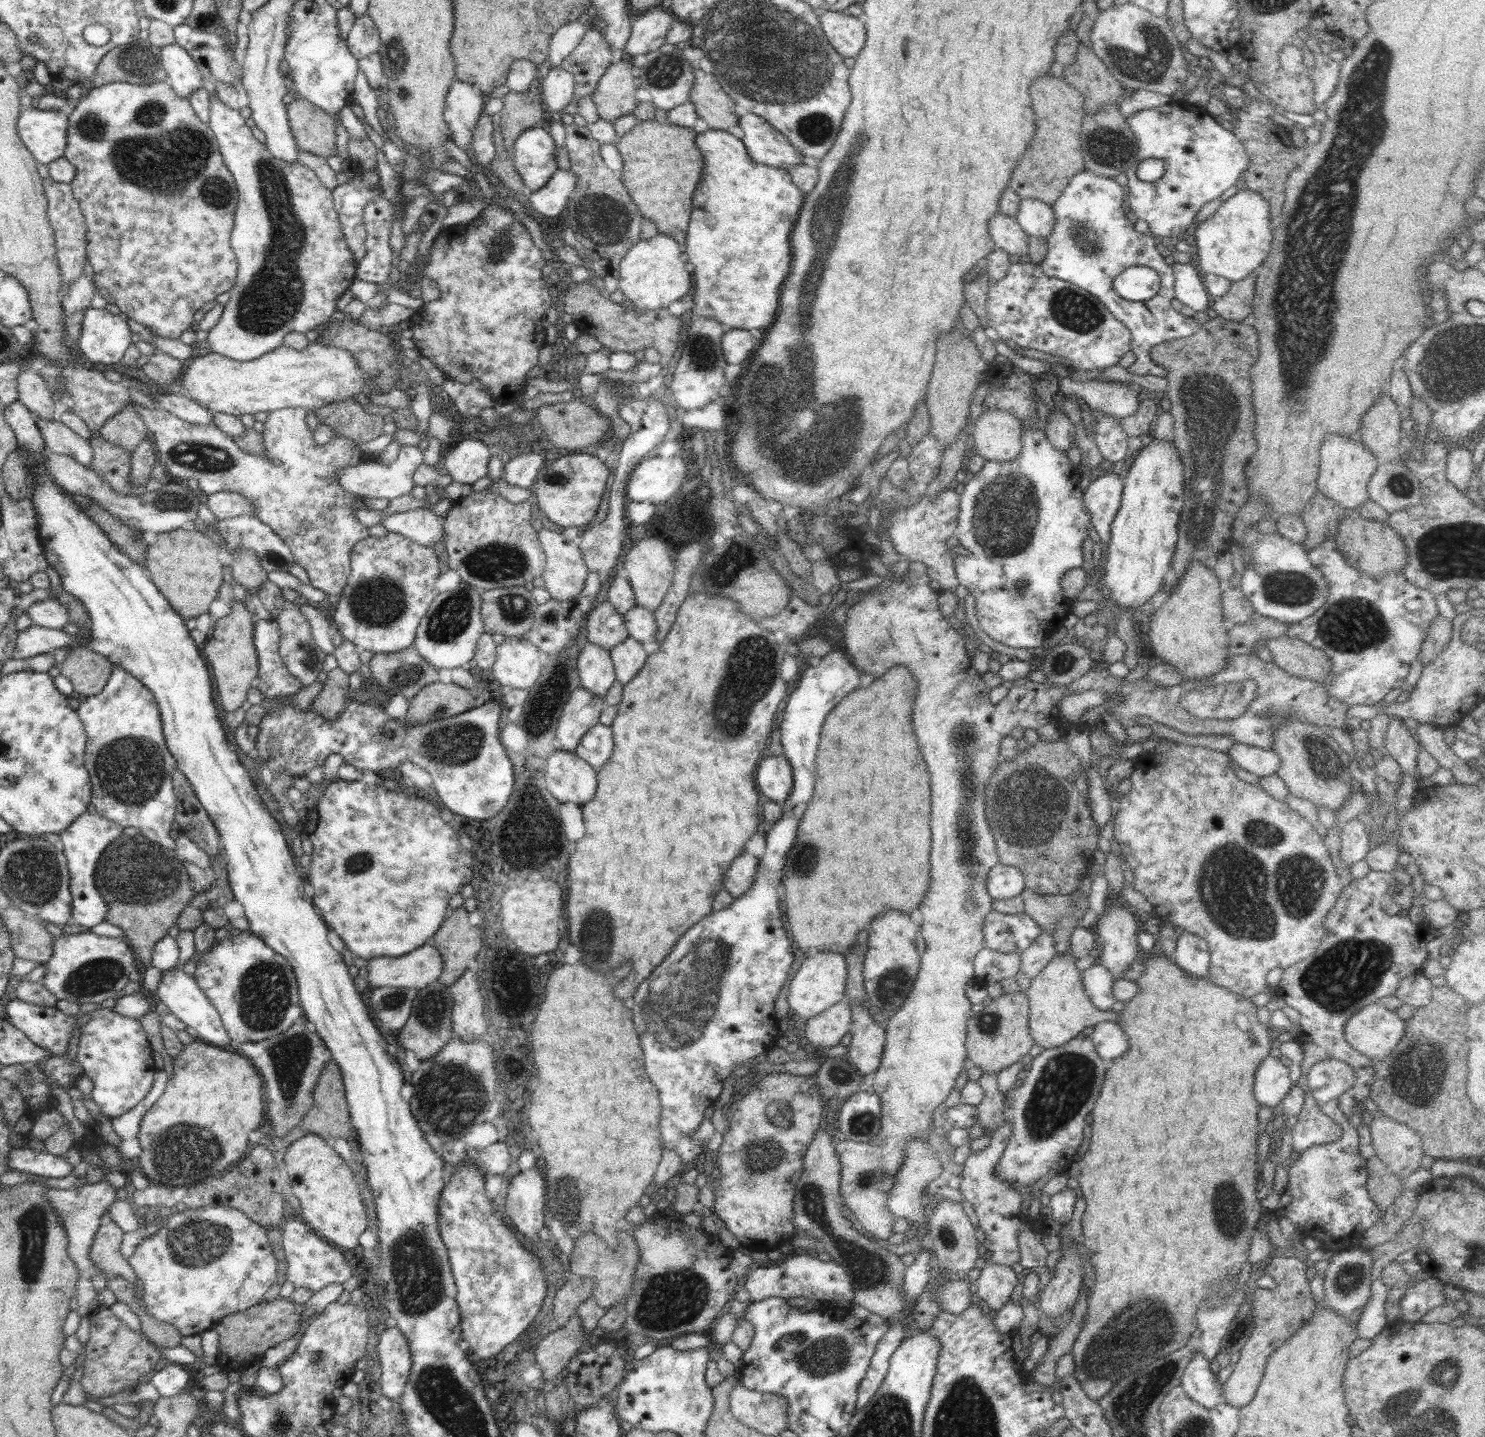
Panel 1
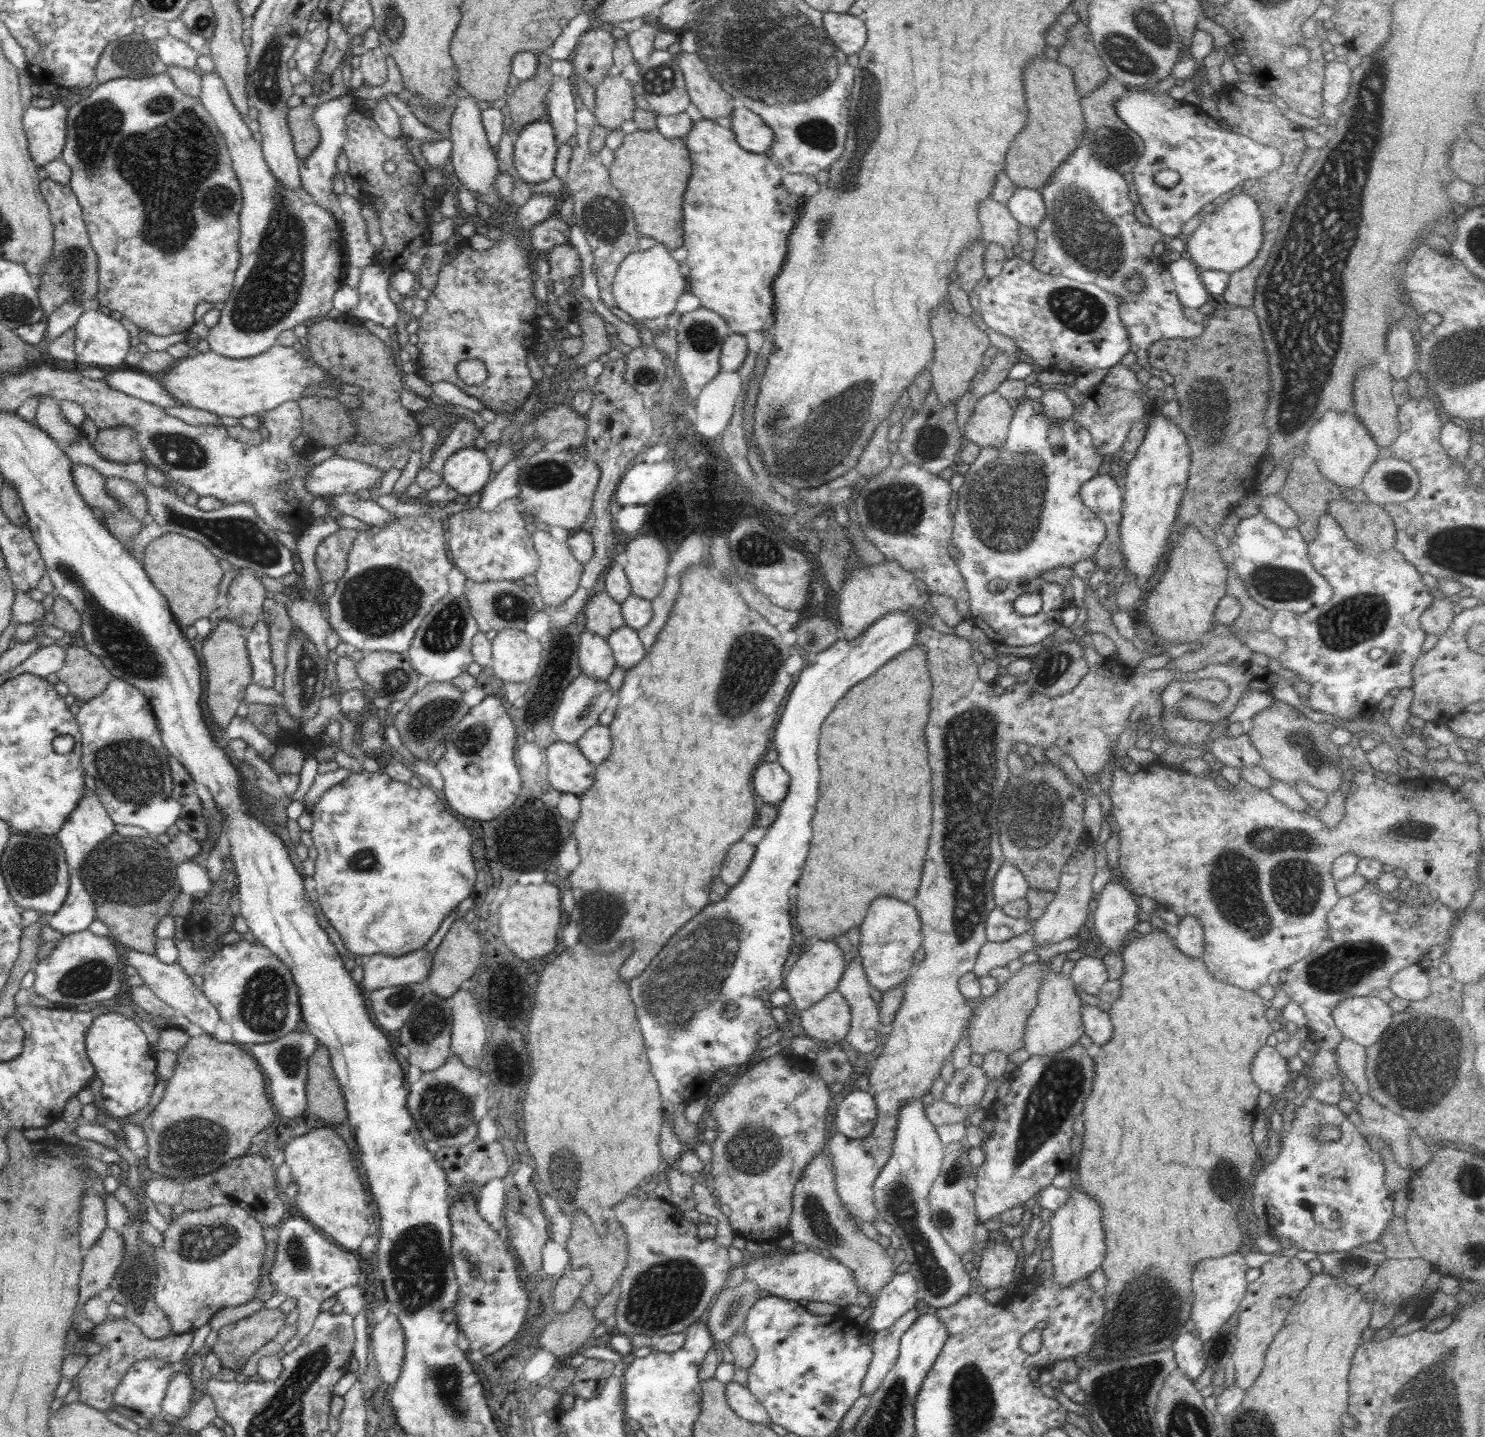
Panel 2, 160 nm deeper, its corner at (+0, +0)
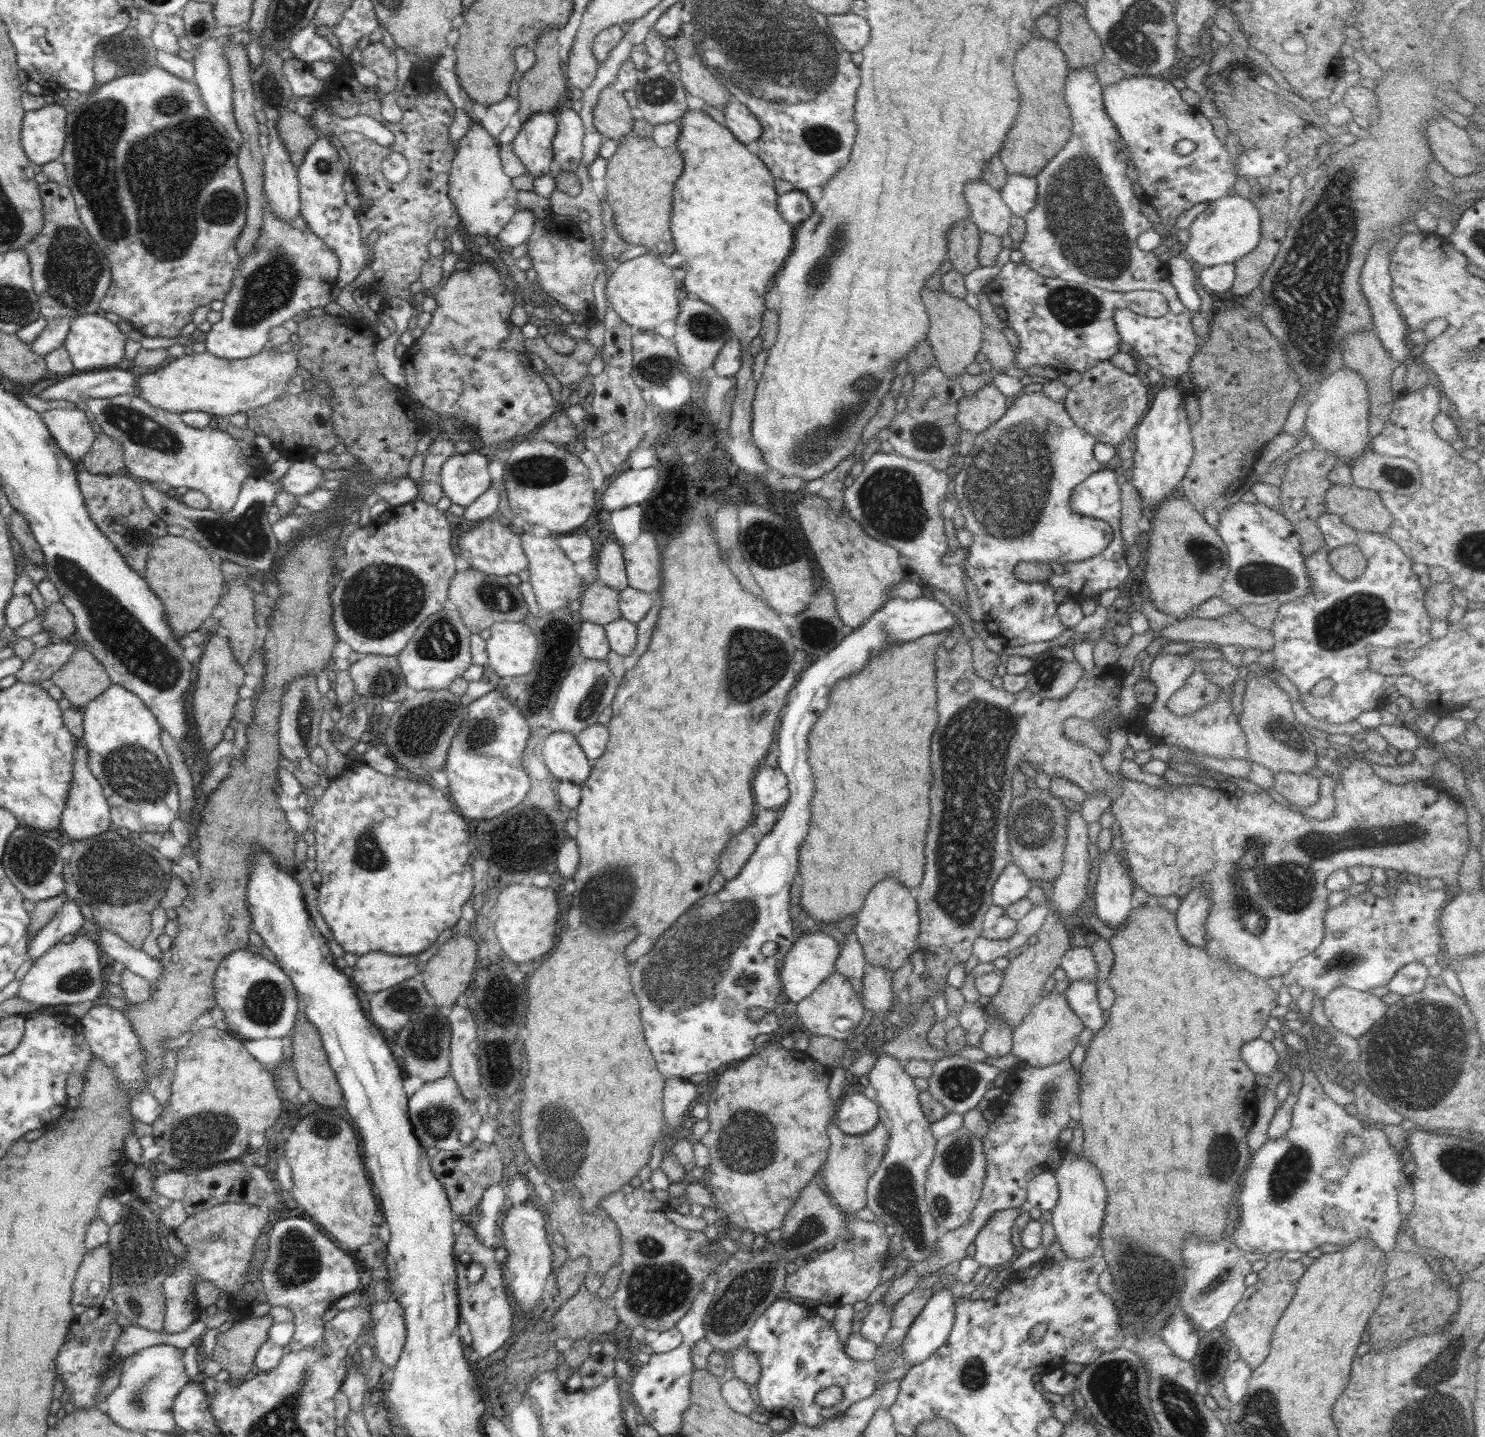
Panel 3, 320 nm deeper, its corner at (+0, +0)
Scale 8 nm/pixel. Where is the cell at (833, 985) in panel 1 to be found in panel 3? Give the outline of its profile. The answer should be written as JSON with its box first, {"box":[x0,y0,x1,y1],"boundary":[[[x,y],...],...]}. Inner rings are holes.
{"box":[779,931,840,1002],"boundary":[[[822,931],[803,935],[795,940],[781,960],[781,968],[779,969],[780,981],[785,995],[794,1002],[808,998],[835,970],[835,960],[840,949],[839,942]]]}

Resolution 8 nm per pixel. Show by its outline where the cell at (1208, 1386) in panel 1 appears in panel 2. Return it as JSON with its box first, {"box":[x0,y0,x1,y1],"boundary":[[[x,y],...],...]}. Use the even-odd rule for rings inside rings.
{"box":[1170,1331,1206,1382],"boundary":[[[1185,1331],[1176,1338],[1176,1342],[1170,1348],[1174,1352],[1178,1368],[1190,1382],[1194,1382],[1206,1368],[1202,1358],[1202,1344],[1204,1343],[1195,1333]]]}

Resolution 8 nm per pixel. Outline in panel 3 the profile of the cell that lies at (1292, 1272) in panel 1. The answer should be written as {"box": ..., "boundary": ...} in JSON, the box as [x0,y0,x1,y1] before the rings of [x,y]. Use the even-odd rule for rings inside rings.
{"box":[1221,1257,1305,1370],"boundary":[[[1286,1257],[1269,1260],[1267,1266],[1259,1271],[1255,1285],[1246,1287],[1243,1297],[1222,1327],[1221,1331],[1232,1341],[1239,1359],[1248,1363],[1252,1370],[1258,1368],[1268,1356],[1277,1322],[1293,1299],[1299,1278],[1305,1269],[1300,1261],[1292,1261]]]}

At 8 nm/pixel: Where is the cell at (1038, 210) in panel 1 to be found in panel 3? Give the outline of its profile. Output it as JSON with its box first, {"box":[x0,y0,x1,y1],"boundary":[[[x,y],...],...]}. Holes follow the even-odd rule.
{"box":[999,174,1037,218],"boundary":[[[1008,174],[999,193],[1012,214],[1023,218],[1036,206],[1037,182],[1026,175]]]}

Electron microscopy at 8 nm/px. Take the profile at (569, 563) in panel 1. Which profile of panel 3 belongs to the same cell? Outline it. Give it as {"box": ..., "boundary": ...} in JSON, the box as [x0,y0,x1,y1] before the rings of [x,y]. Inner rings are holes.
{"box":[519,531,583,612],"boundary":[[[524,531],[519,537],[529,562],[527,566],[530,572],[529,582],[533,586],[538,608],[548,608],[553,612],[566,608],[570,598],[576,594],[583,582],[574,569],[574,562],[562,552],[553,536],[536,537],[532,532]]]}

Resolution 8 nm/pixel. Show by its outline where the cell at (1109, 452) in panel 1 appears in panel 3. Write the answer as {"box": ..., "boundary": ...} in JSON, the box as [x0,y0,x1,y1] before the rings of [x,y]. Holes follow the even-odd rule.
{"box":[1064,361,1150,447],"boundary":[[[1098,361],[1096,366],[1086,370],[1076,386],[1068,390],[1064,403],[1070,418],[1076,426],[1096,438],[1097,442],[1118,447],[1133,435],[1134,429],[1148,412],[1150,398],[1146,380],[1135,374],[1126,374],[1114,368],[1110,361]]]}

